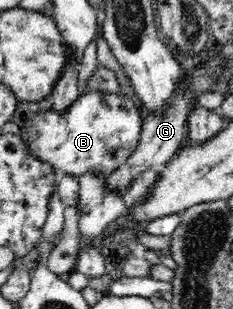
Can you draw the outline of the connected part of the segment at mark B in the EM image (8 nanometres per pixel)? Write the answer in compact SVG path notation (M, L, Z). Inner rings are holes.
M86 91L62 114L57 114L51 108L49 111L34 115L33 119L26 121L24 128L22 128L22 136L33 152L33 156L37 160L49 163L56 170L58 169L61 175L70 173L75 177L79 177L87 169L101 175L109 175L127 163L129 157L133 157L136 145L141 139L144 112L137 100L132 97L127 98L125 94L117 95L103 91Z

